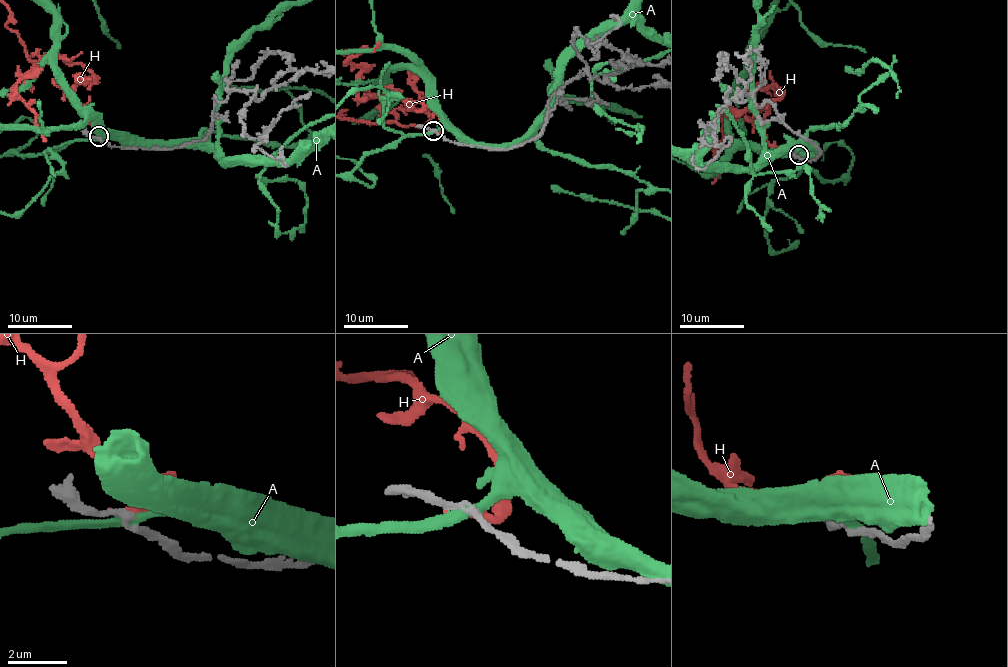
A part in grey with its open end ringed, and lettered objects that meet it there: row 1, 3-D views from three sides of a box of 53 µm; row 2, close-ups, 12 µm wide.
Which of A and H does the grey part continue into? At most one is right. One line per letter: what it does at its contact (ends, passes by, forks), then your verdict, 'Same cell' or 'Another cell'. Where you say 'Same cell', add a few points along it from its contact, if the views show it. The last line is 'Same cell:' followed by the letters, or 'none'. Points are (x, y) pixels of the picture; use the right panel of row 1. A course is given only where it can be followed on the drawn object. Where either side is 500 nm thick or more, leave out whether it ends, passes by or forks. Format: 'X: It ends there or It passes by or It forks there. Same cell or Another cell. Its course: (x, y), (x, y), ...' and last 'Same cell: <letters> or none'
A: It passes by. Another cell
H: It ends there. Same cell
Same cell: H

